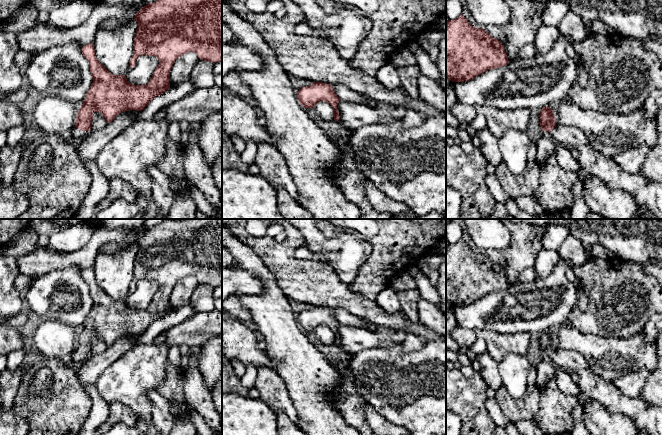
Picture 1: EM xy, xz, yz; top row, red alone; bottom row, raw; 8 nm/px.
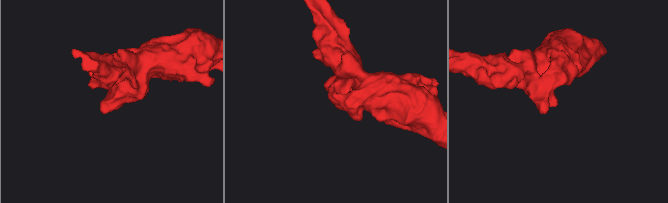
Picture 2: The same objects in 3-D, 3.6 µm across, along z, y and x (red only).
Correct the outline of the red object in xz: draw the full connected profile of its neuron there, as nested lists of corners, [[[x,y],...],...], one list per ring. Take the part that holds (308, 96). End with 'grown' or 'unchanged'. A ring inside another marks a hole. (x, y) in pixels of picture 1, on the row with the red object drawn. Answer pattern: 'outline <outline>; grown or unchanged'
outline [[[314,82],[312,85],[302,87],[297,92],[297,98],[300,104],[306,109],[309,116],[313,116],[313,107],[319,101],[328,102],[334,109],[334,120],[339,120],[337,105],[339,97],[335,94],[332,84],[323,82]]]; grown

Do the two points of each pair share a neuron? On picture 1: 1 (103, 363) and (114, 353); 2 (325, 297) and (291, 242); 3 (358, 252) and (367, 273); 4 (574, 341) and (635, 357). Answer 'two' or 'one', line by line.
1: one
2: one
3: two
4: one

